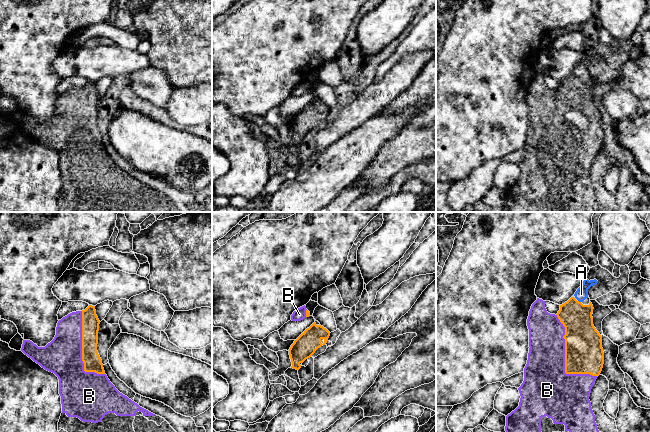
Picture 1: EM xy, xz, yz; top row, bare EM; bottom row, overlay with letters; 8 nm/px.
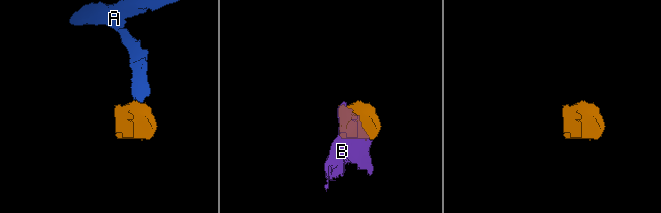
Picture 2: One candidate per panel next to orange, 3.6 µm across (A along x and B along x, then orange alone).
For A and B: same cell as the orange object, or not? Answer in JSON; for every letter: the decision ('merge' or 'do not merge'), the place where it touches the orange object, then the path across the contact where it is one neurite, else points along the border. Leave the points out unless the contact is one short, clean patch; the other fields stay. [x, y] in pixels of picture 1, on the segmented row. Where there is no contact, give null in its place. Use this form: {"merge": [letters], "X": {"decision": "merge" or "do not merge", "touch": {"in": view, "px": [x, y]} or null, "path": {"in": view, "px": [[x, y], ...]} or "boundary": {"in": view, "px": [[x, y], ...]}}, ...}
{"merge": ["A", "B"], "A": {"decision": "merge", "touch": {"in": "yz", "px": [578, 301]}, "path": {"in": "yz", "px": [[577, 319], [578, 301], [581, 294]]}}, "B": {"decision": "merge", "touch": {"in": "yz", "px": [565, 359]}}}

